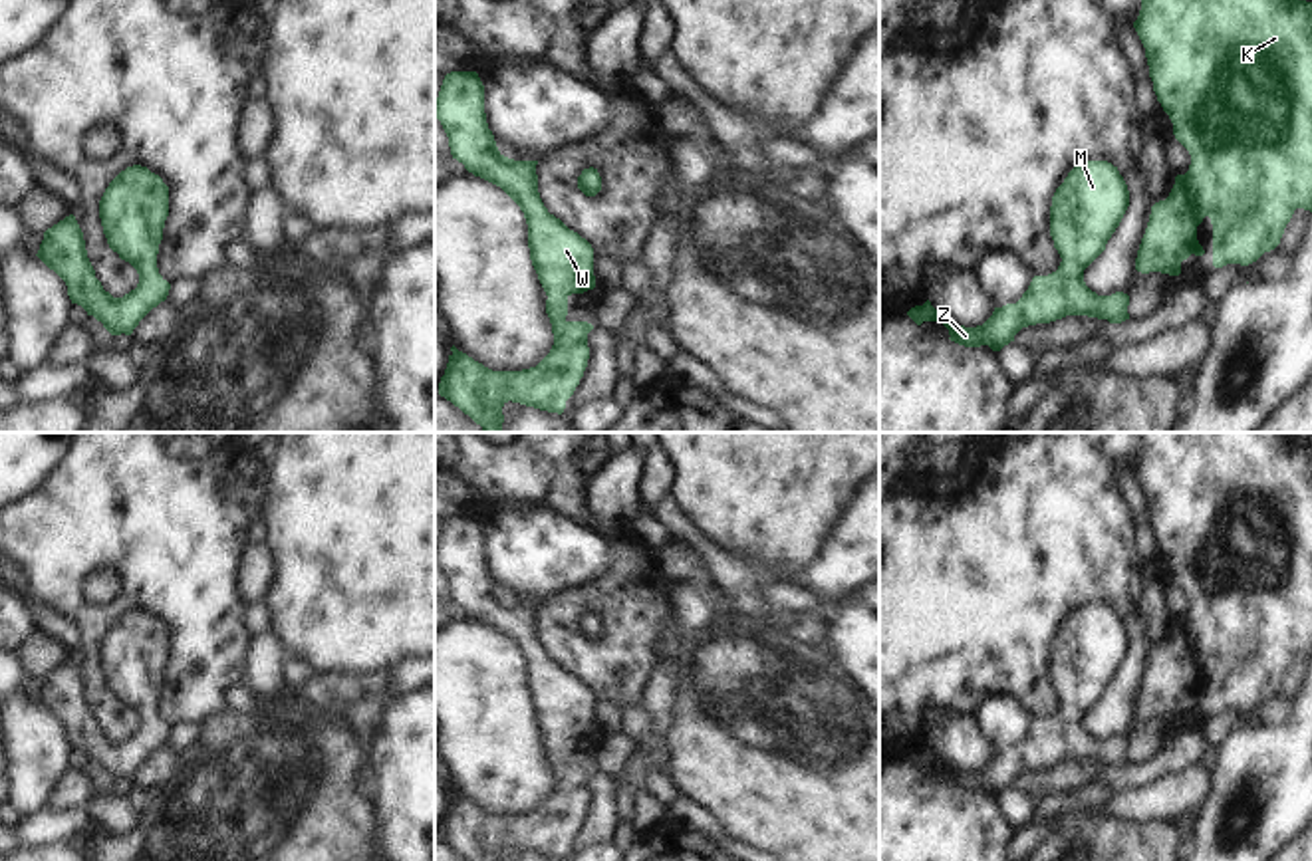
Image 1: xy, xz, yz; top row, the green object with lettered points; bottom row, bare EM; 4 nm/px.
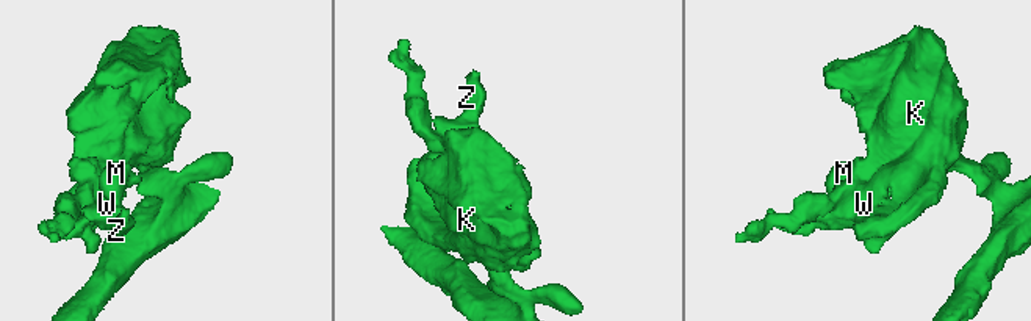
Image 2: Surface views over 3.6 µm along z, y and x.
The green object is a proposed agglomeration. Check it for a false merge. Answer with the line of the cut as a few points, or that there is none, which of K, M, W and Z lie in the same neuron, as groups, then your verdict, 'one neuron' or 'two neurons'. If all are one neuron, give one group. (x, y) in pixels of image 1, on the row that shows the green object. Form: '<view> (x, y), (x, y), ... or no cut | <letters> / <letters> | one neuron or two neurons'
no cut | K M W Z | one neuron

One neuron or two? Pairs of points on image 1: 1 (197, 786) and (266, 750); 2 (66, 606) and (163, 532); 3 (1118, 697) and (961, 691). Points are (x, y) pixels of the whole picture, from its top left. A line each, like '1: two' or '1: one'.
1: one
2: one
3: one

